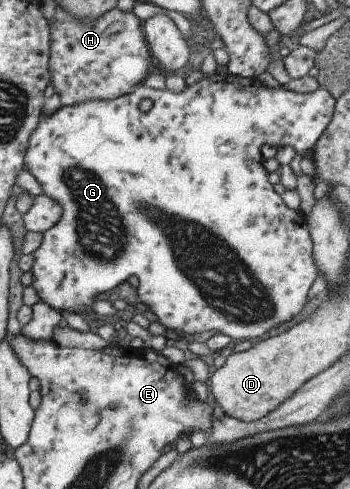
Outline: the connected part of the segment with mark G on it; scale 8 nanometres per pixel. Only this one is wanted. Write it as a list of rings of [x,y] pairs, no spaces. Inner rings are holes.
[[[213,72],[185,86],[181,92],[171,92],[166,89],[153,90],[139,83],[132,91],[115,99],[85,100],[60,106],[55,112],[39,118],[37,126],[33,128],[27,140],[23,166],[41,186],[41,194],[59,204],[61,216],[54,226],[43,233],[39,248],[31,253],[33,256],[30,269],[33,276],[31,286],[39,298],[38,302],[47,304],[59,314],[68,311],[89,317],[93,313],[91,306],[95,302],[93,299],[96,295],[109,291],[111,286],[115,288],[115,284],[127,281],[130,276],[135,276],[139,280],[136,294],[141,304],[149,308],[151,314],[157,318],[156,322],[162,324],[165,329],[182,335],[213,330],[217,334],[231,338],[234,343],[259,338],[272,327],[275,328],[292,319],[303,308],[304,302],[307,302],[307,292],[316,278],[317,268],[315,268],[315,262],[312,262],[313,242],[307,232],[306,218],[299,211],[287,208],[281,196],[275,194],[269,184],[268,174],[262,166],[264,159],[260,148],[264,144],[276,147],[292,145],[295,146],[297,154],[305,154],[312,150],[333,115],[334,99],[327,91],[318,87],[313,92],[291,92],[291,90],[285,90],[283,86],[269,88],[257,77],[237,77],[228,73]],[[141,100],[151,102],[151,108],[147,112],[139,110],[138,105]]]

